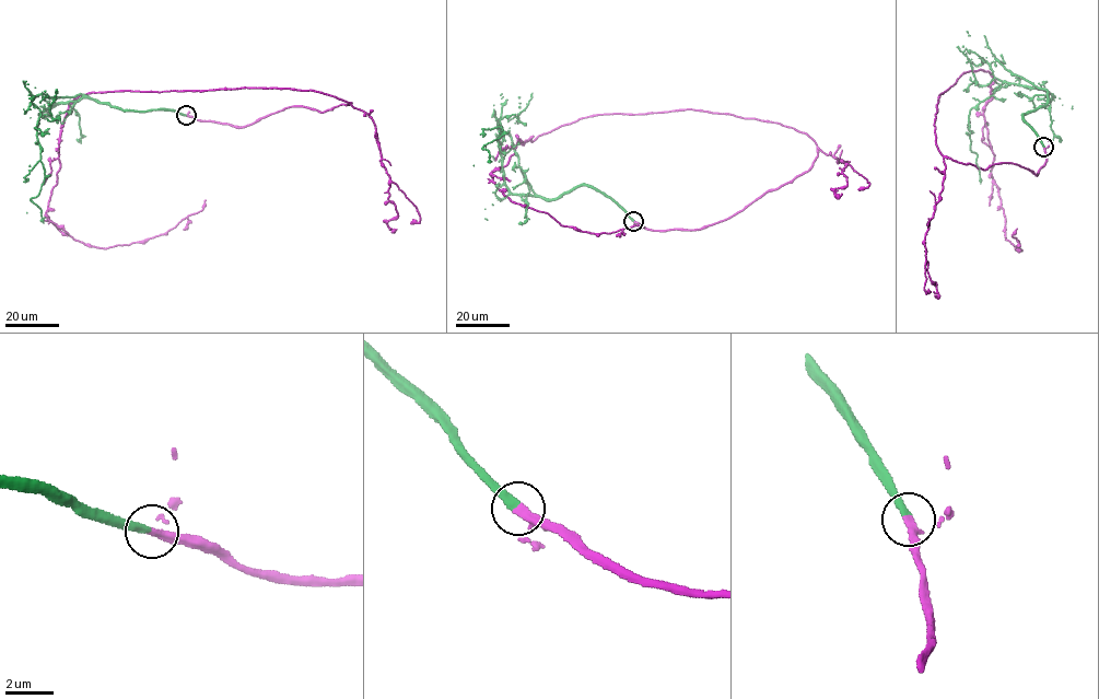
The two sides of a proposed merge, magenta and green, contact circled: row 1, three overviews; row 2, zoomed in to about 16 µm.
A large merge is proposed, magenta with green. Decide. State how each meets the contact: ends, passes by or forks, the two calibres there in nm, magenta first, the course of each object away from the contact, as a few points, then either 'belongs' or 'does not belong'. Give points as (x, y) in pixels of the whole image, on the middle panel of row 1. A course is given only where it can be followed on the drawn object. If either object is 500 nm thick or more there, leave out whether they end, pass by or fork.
magenta ends | green ends | 380/340 nm | magenta via (633, 220), (723, 221), (817, 147), (732, 114), (605, 113), (519, 140), (491, 173), (561, 224), (643, 228) | green via (633, 220), (586, 185), (551, 199), (512, 194), (498, 139), (502, 127), (482, 148), (490, 161), (474, 165) | belongs

